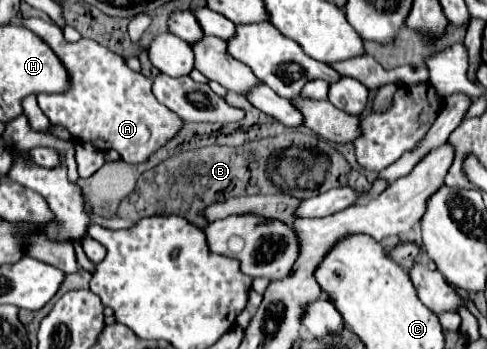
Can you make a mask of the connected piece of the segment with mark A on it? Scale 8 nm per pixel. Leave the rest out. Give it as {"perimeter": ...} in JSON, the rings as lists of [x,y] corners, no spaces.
{"perimeter":[[[28,18],[22,20],[22,24],[44,38],[72,72],[72,90],[68,90],[68,94],[40,94],[38,106],[54,126],[66,128],[76,142],[88,142],[100,152],[112,148],[124,162],[142,164],[178,136],[184,120],[156,100],[152,94],[152,78],[130,70],[120,54],[114,54],[90,38],[66,42],[58,26],[40,18]]]}

